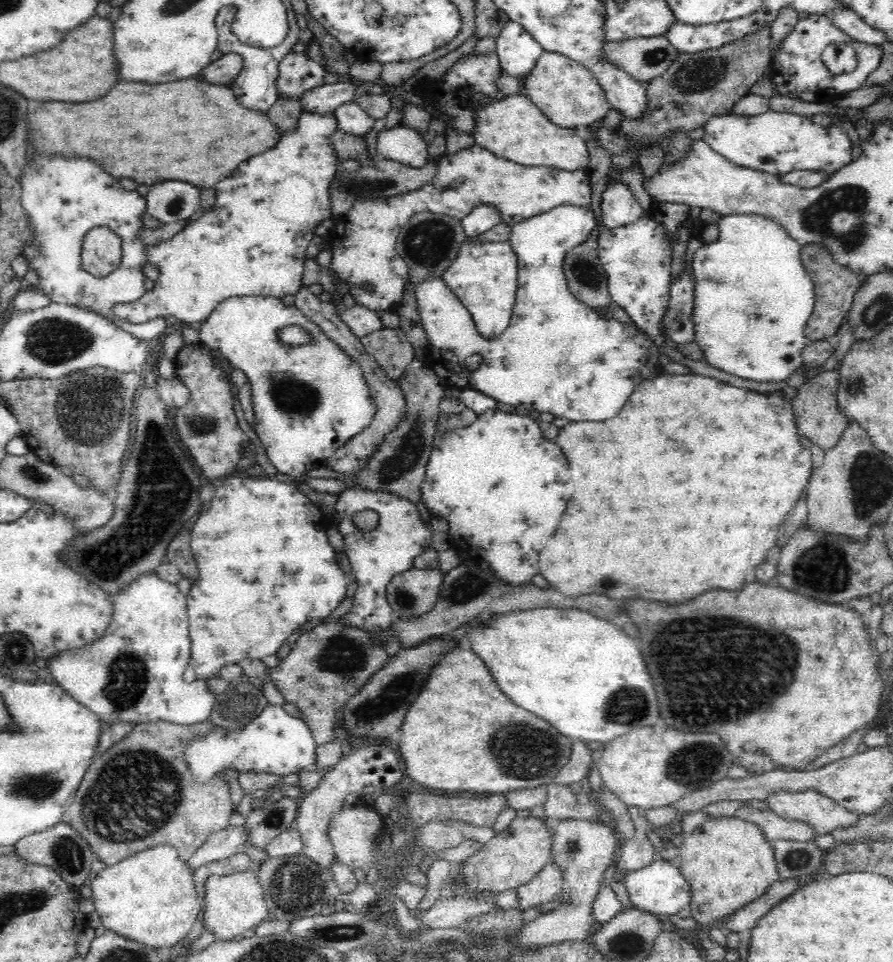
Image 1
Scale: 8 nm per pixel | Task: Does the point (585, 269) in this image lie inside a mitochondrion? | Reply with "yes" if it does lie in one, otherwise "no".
yes

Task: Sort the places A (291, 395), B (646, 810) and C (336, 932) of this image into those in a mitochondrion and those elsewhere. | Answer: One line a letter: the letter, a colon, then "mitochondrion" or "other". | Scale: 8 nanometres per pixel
A: mitochondrion
B: other
C: mitochondrion

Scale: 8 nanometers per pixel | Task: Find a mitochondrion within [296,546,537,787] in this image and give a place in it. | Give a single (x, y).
(393, 695)

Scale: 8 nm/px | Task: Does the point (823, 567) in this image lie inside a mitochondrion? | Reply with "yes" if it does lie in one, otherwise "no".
yes

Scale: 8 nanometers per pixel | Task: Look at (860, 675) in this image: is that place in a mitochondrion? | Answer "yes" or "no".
no

